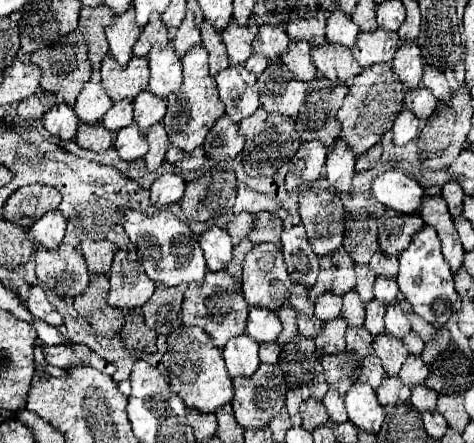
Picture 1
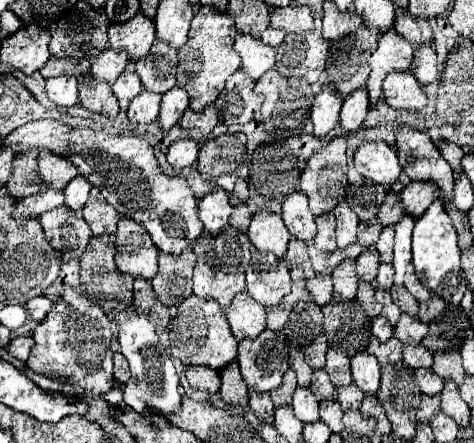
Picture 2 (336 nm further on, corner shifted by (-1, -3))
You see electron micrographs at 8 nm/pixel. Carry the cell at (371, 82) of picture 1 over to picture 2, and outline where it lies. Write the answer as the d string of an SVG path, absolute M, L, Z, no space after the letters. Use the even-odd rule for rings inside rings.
M389 29L381 35L377 51L369 57L371 75L367 81L367 91L371 103L377 103L381 99L381 83L389 71L397 69L409 69L413 61L413 45L403 39L395 29Z

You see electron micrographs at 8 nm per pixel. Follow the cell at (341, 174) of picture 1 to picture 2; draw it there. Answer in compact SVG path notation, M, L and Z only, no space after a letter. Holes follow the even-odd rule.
M359 87L353 93L349 93L343 101L341 115L339 115L339 123L345 129L345 133L355 133L363 125L363 119L367 115L367 111L369 111L367 89Z

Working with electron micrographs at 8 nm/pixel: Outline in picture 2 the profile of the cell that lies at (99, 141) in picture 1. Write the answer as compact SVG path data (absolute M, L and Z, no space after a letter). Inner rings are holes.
M85 73L79 79L79 103L85 109L103 113L107 117L115 117L119 113L119 103L111 91L111 85L107 81L93 79L91 73Z

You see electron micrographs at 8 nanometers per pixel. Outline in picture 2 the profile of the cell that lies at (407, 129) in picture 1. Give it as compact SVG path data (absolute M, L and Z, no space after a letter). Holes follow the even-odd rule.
M391 71L383 79L383 99L393 109L423 109L427 103L427 95L415 75L407 71Z

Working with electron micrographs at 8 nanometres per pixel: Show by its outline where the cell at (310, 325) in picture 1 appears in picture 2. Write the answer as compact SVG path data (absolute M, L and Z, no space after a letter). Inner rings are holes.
M329 273L315 275L315 277L307 279L307 289L309 289L309 295L319 305L325 305L331 299L331 293L333 293L333 277Z

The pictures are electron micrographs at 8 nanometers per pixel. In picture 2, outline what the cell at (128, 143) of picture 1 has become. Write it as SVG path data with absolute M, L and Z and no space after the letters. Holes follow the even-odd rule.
M141 91L129 105L129 119L133 123L151 123L159 115L159 103L161 95L155 91Z

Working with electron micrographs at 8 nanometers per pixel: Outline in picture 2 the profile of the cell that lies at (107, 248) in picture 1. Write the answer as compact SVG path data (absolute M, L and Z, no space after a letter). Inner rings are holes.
M91 195L89 201L83 205L83 219L89 223L95 237L115 235L117 221L121 219L121 213L107 201L99 201L97 197Z

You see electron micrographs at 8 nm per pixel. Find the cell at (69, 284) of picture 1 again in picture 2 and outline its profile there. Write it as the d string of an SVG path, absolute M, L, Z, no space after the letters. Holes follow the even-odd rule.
M61 205L41 213L39 221L63 261L81 259L87 243L91 241L91 229L79 211L71 211L67 205Z

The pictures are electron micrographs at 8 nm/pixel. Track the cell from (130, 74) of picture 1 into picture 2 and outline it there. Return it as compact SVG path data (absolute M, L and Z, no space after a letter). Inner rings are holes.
M141 11L135 19L127 23L111 23L109 25L109 47L115 51L127 51L131 59L139 59L149 53L151 43L155 39L155 23L147 19Z

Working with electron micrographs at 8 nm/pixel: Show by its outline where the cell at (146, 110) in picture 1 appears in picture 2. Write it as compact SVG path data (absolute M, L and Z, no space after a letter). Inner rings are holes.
M155 39L149 55L141 57L135 63L135 71L139 73L147 91L169 91L169 87L177 83L177 51L163 39Z

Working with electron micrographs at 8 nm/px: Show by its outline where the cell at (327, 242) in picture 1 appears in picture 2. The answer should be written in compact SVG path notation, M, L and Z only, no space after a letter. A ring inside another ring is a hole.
M335 137L331 143L311 155L301 175L301 189L309 197L309 207L315 215L329 213L343 197L347 187L345 137Z

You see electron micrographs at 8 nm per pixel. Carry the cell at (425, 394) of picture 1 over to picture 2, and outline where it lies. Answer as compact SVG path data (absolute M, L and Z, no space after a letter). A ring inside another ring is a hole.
M419 343L419 345L405 345L405 347L403 347L403 361L405 361L411 369L431 367L431 363L433 363L433 353L427 351L427 347L423 347L423 343Z

